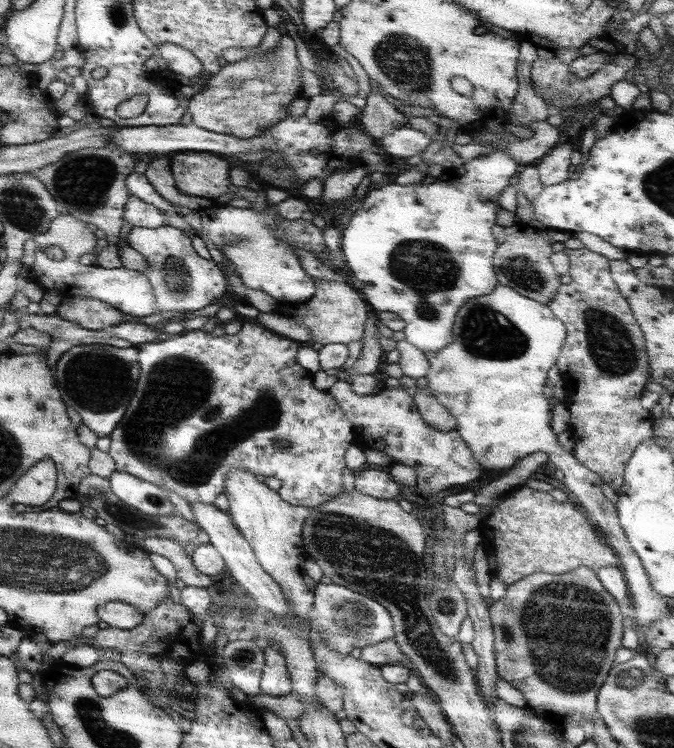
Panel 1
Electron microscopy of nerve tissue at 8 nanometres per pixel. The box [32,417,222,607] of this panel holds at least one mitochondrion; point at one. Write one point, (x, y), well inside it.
(155, 501)

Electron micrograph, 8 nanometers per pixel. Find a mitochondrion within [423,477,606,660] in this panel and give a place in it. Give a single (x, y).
(531, 609)

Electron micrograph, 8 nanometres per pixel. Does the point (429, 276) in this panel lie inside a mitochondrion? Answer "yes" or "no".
yes

